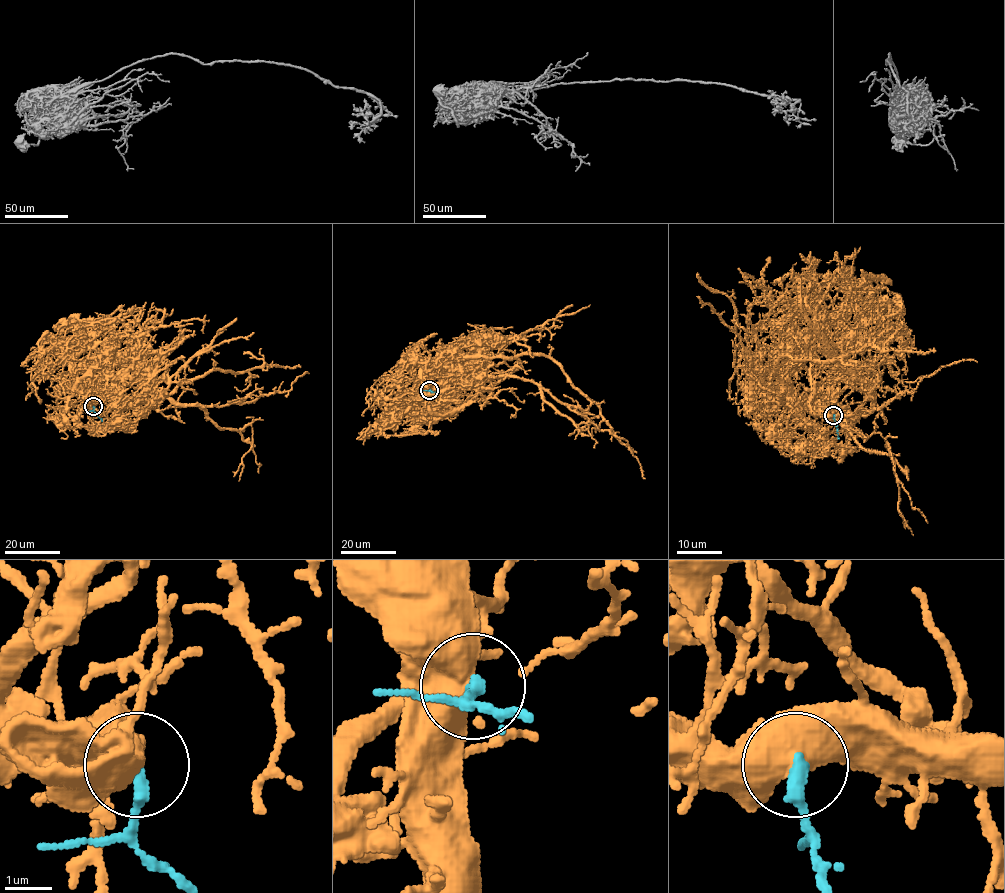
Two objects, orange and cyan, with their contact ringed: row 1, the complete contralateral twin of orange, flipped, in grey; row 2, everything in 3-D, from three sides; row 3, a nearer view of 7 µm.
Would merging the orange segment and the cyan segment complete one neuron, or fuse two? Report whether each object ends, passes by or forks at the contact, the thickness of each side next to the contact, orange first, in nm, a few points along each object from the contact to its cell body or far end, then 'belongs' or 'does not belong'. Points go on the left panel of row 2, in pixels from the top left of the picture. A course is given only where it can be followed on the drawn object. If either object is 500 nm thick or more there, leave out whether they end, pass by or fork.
750 nm thick on the orange side, 320 nm on the other; orange runs (93, 406), (150, 374), (154, 386), (169, 399), (181, 404), (222, 406), (288, 391), (295, 380), (309, 373); cyan runs (93, 406), (101, 421); does not belong

